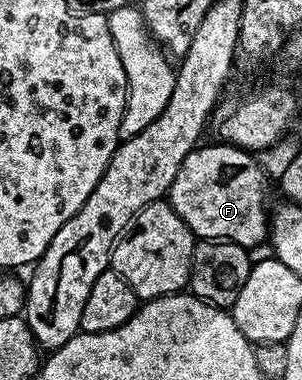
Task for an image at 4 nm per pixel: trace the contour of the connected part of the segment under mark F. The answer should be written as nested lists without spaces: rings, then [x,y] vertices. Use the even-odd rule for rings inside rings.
[[[213,142],[214,144],[203,143],[201,146],[193,148],[188,154],[188,158],[184,158],[184,162],[180,162],[180,170],[176,170],[176,178],[172,178],[172,186],[168,193],[168,203],[176,210],[176,214],[181,218],[186,225],[190,227],[190,231],[194,233],[195,237],[204,240],[230,240],[234,244],[238,244],[244,249],[254,250],[257,244],[265,245],[268,240],[268,233],[270,230],[270,221],[268,219],[268,208],[266,212],[266,183],[268,177],[262,170],[261,163],[257,159],[254,160],[249,151],[245,148],[238,148],[235,144],[228,144],[225,142]]]

